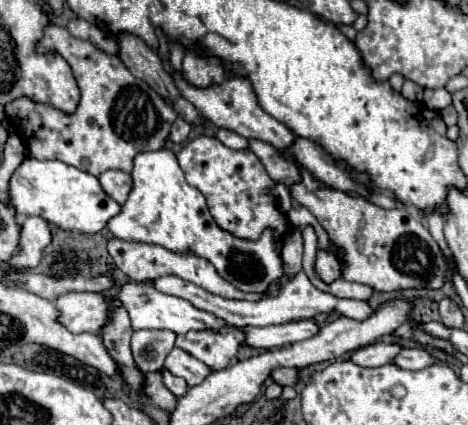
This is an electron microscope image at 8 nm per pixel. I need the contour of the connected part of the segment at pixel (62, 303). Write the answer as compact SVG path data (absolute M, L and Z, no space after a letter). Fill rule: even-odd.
M71 291L65 295L59 295L57 301L59 311L59 323L71 331L71 333L99 333L99 329L109 319L107 309L119 307L121 303L113 299L111 303L105 303L103 293L79 293Z

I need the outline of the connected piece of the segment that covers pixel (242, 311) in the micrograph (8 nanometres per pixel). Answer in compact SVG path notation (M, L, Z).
M299 271L295 277L291 277L291 281L287 279L281 293L277 297L265 297L261 301L239 301L239 299L225 299L219 295L211 295L209 291L201 289L195 283L187 283L185 279L179 279L175 275L163 275L159 279L153 281L155 289L167 295L175 295L181 297L185 301L189 301L193 307L199 307L201 311L211 311L215 317L223 319L229 325L235 327L267 327L267 325L279 325L279 323L289 323L289 321L297 321L297 319L313 319L317 313L331 313L337 311L345 317L363 321L365 317L369 317L373 313L373 309L365 303L365 301L355 301L355 299L337 299L329 293L319 291L303 271Z

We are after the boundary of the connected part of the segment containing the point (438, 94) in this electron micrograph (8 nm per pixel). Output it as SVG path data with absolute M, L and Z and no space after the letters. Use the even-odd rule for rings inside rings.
M425 89L423 105L433 111L441 111L451 105L451 93L445 89Z

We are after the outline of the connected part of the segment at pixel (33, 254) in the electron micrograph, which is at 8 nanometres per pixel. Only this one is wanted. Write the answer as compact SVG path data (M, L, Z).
M27 217L21 225L21 241L19 249L21 253L11 257L7 267L23 269L23 267L35 267L41 259L41 251L51 243L51 223L39 217Z

